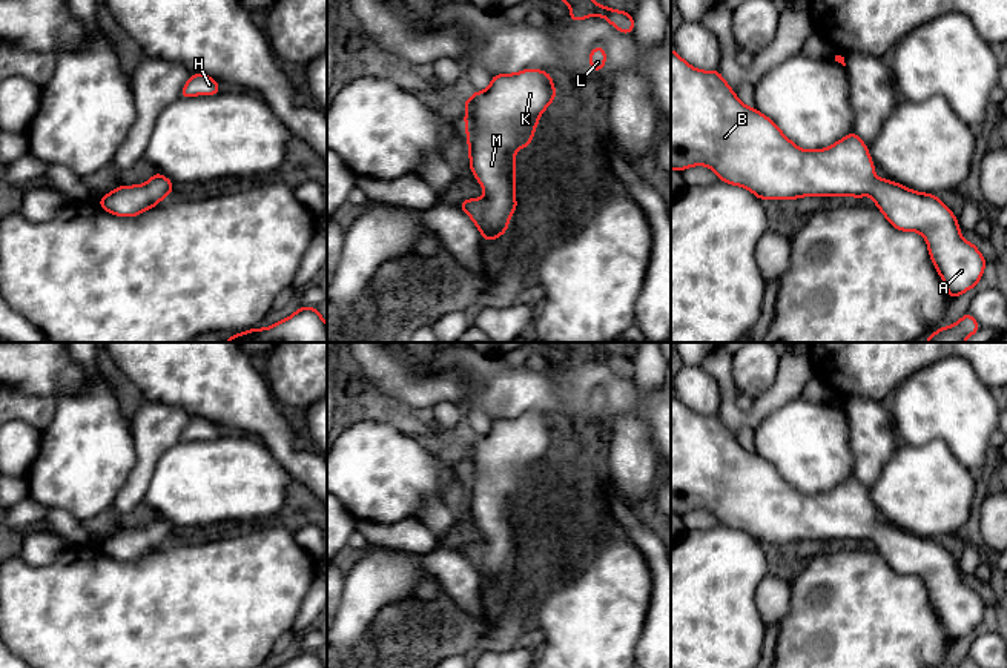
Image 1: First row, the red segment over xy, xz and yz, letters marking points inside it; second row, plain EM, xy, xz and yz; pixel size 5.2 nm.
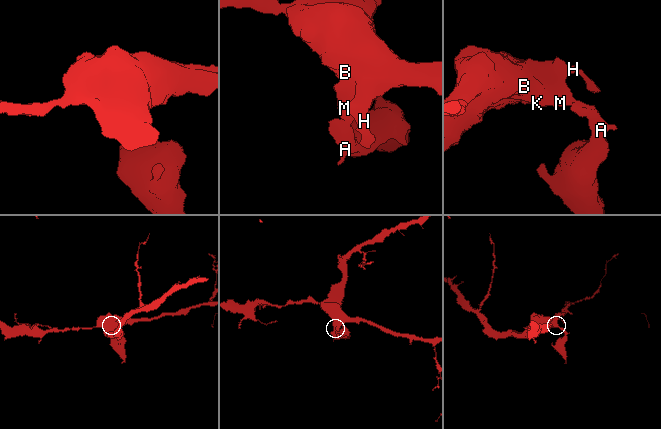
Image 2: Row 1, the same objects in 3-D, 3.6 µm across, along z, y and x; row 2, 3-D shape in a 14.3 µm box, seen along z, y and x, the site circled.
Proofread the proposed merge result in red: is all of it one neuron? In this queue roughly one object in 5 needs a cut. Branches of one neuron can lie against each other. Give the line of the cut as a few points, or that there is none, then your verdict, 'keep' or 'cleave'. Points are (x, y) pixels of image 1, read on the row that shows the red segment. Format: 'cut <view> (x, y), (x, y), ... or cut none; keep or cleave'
cut none; keep

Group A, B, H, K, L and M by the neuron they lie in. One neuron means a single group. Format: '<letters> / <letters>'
A B H K L M

